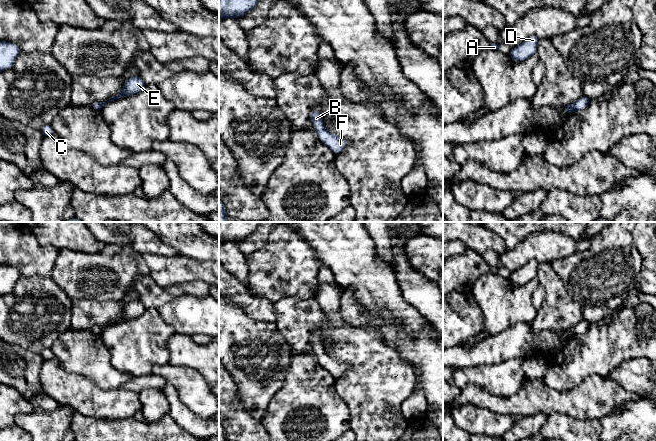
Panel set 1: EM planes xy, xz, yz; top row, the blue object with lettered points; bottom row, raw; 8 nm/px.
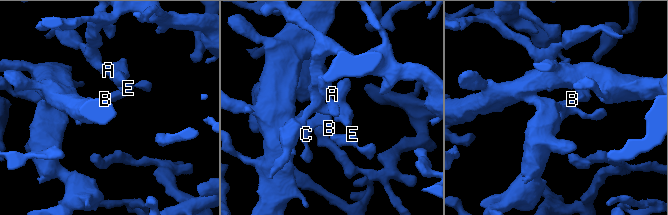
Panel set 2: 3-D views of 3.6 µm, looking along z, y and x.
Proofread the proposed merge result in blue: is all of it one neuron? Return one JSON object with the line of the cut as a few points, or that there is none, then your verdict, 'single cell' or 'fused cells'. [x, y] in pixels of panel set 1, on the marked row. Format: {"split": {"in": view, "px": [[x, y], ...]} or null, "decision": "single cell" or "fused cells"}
{"split": null, "decision": "single cell"}

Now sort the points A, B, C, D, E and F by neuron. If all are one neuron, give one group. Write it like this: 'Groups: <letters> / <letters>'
Groups: A B C D E F

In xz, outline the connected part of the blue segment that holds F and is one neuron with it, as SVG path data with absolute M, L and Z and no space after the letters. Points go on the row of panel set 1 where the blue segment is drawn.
M313 110L310 113L310 120L312 122L314 131L317 133L320 141L331 149L337 155L347 145L345 138L332 134L326 127L322 120L322 116L318 110Z

